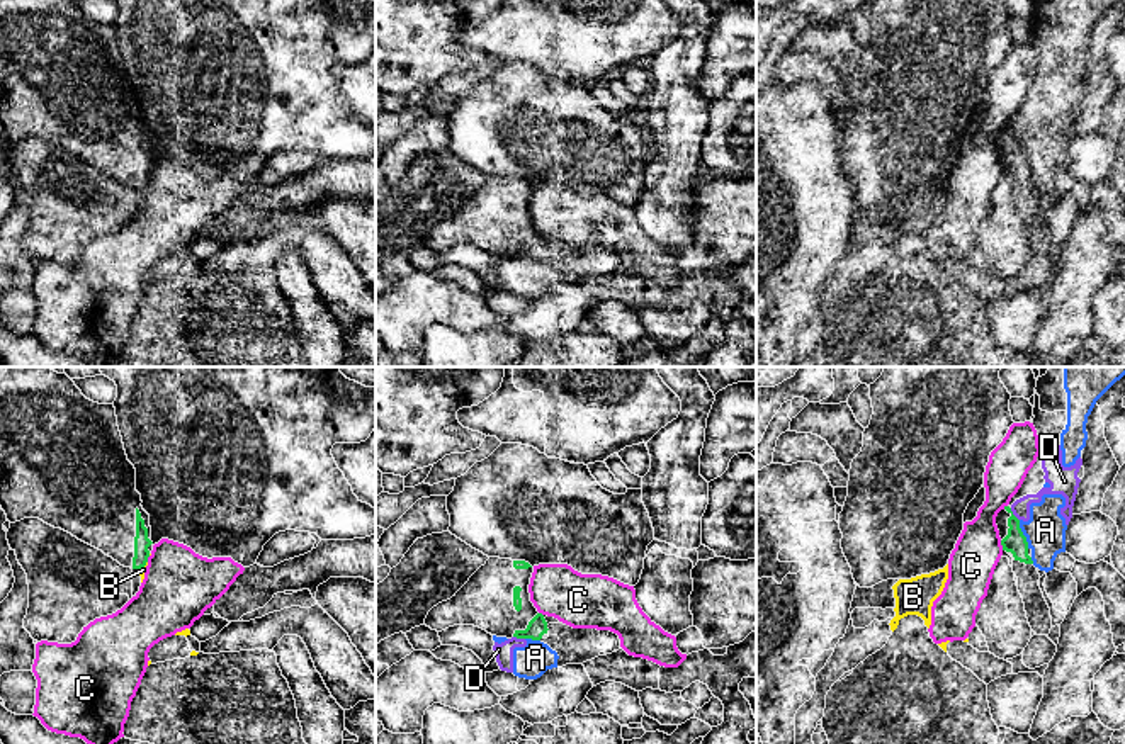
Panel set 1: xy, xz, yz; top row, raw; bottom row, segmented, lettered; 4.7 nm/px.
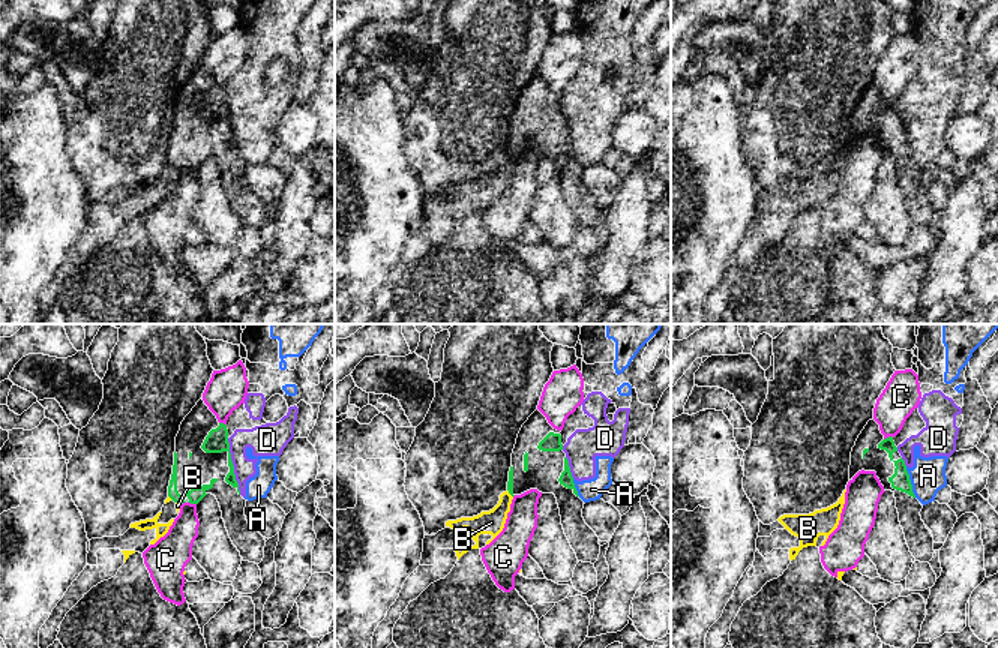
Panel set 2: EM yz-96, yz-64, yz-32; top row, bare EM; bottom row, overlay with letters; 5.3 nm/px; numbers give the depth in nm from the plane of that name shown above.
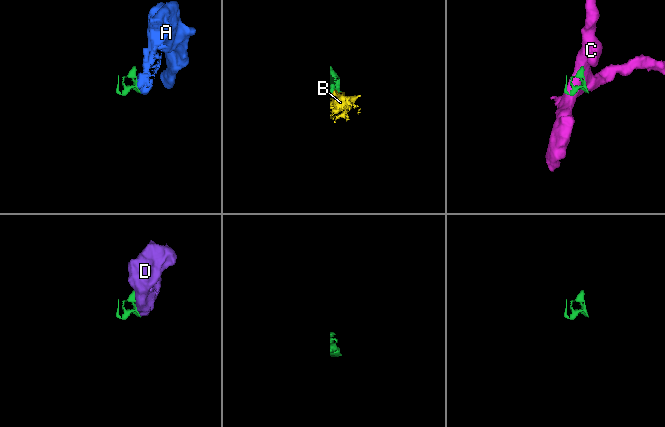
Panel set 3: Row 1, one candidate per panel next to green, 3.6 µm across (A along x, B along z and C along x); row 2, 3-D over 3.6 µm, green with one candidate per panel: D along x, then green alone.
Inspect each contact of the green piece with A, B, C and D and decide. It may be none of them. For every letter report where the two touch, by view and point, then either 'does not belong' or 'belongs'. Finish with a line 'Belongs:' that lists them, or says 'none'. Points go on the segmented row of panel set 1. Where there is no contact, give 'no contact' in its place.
A: yz (1022, 534) | does not belong
B: xy (143, 566) | does not belong
C: yz (1001, 544) | does not belong
D: yz (1013, 515) | does not belong
Belongs: none

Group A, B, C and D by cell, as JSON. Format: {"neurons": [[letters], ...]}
{"neurons": [["A", "D"], ["B"], ["C"]]}

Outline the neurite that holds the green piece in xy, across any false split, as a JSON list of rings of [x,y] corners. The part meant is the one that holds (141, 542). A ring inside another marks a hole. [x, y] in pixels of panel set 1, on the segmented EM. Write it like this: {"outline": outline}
{"outline": [[[0,367],[0,506],[10,523],[39,518],[121,566],[141,569],[153,550],[141,503],[114,404],[87,399],[49,367]]]}

